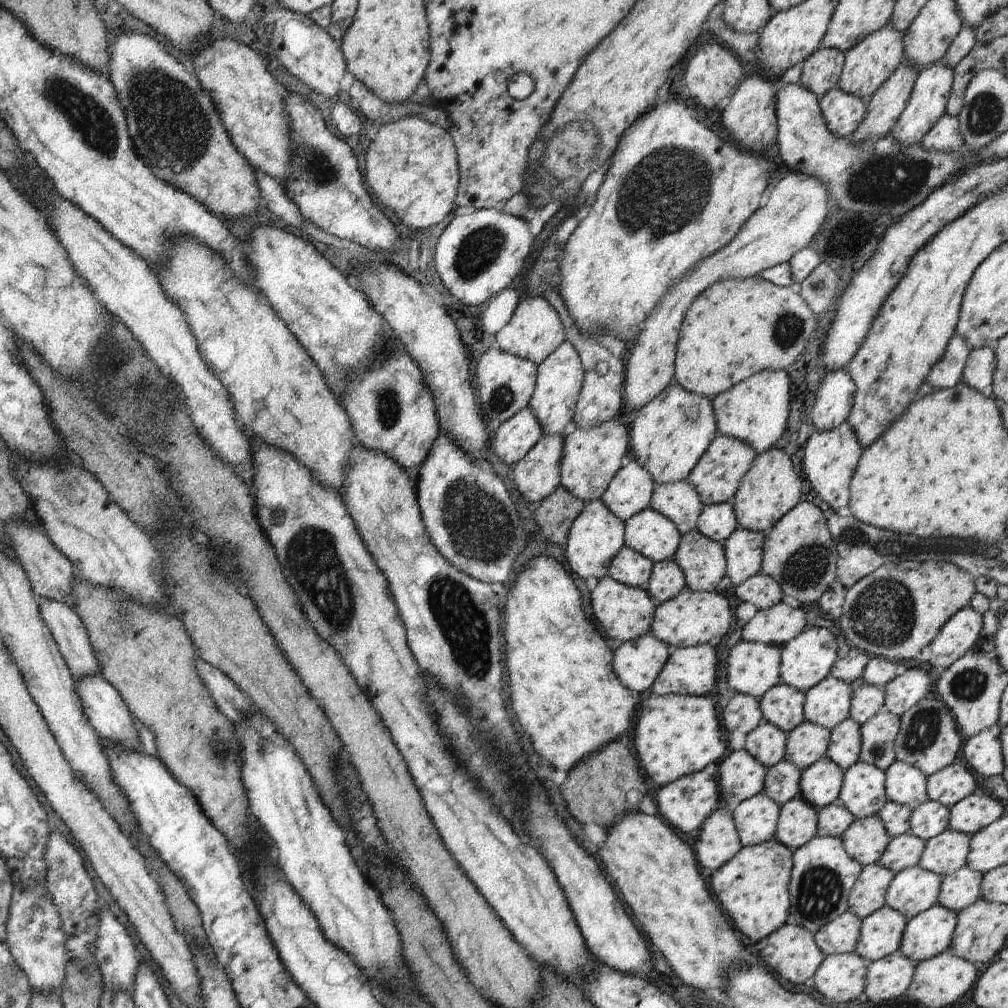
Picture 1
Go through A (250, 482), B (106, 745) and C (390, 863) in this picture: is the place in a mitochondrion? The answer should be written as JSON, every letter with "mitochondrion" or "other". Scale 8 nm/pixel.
{"A":"other","B":"other","C":"other"}

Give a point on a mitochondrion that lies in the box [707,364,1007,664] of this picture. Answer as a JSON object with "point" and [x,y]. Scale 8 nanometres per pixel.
{"point":[884,608]}

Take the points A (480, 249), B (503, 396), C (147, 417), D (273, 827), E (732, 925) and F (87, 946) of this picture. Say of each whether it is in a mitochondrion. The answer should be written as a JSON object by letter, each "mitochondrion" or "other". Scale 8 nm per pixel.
{"A":"mitochondrion","B":"mitochondrion","C":"mitochondrion","D":"other","E":"other","F":"mitochondrion"}

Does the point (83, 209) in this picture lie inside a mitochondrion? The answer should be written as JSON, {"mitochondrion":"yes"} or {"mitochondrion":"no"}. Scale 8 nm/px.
{"mitochondrion":"no"}

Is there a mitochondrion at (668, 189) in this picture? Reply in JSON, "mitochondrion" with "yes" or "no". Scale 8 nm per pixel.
{"mitochondrion":"yes"}

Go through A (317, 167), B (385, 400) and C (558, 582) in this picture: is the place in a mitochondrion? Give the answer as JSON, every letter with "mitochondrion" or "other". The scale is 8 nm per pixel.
{"A":"mitochondrion","B":"mitochondrion","C":"other"}

